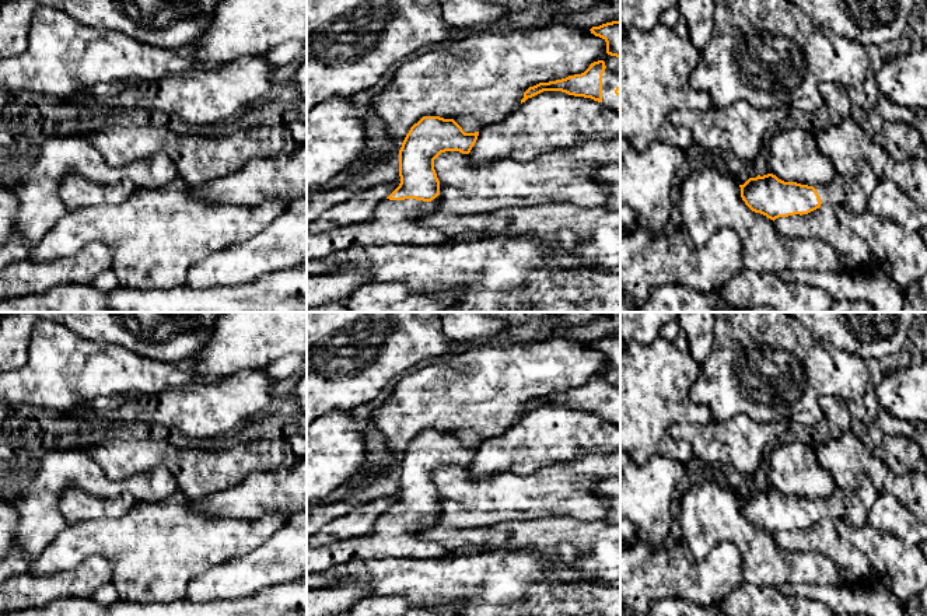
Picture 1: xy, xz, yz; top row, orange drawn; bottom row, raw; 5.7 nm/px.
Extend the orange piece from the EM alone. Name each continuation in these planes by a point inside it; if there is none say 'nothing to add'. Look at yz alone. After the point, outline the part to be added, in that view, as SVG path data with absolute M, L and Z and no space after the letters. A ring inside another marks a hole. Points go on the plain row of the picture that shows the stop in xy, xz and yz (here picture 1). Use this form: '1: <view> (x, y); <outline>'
1: yz (850, 504); M860 476L854 489L836 487L832 496L818 498L815 503L822 518L844 519L850 525L863 526L878 496L874 484L865 476Z

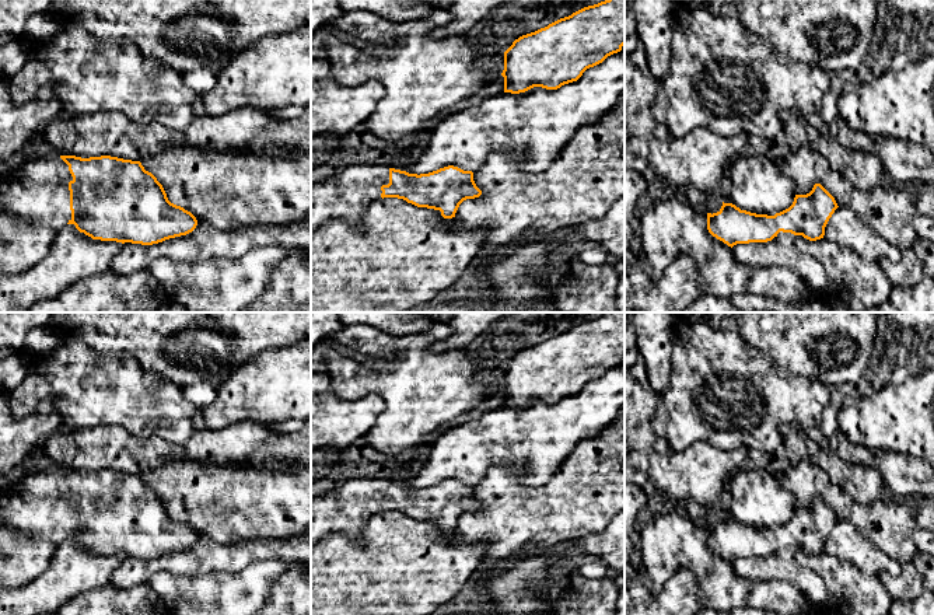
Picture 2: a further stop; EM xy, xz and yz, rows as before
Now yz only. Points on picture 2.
nothing to add

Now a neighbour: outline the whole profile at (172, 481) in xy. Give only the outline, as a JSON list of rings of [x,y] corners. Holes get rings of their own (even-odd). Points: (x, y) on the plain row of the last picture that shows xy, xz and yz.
[[[171,459],[140,476],[162,499],[171,517],[218,544],[234,538],[298,537],[311,528],[311,467],[270,471],[253,464],[223,467]]]

